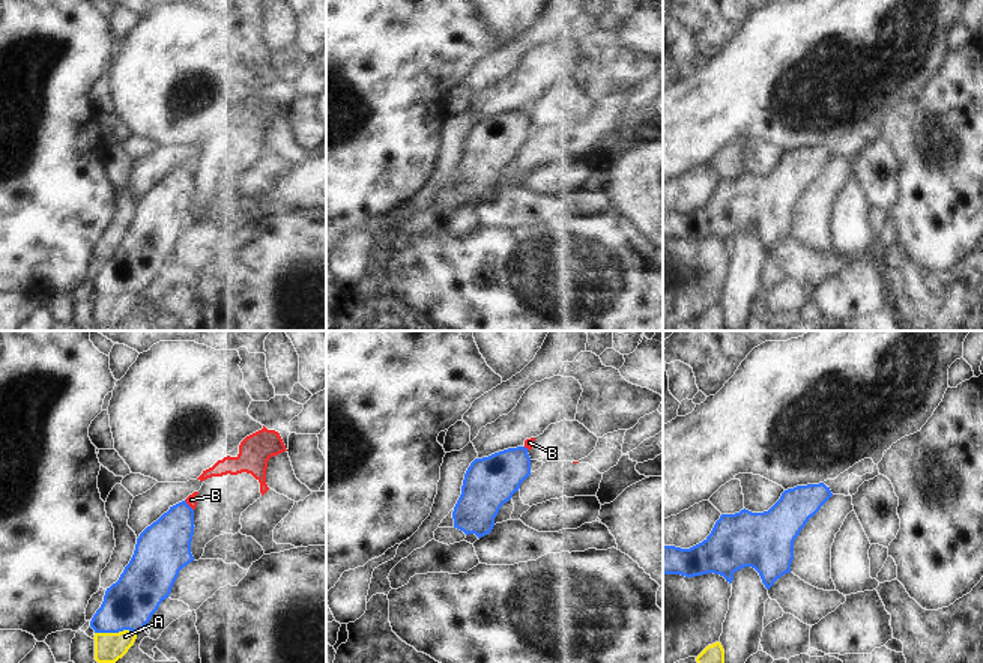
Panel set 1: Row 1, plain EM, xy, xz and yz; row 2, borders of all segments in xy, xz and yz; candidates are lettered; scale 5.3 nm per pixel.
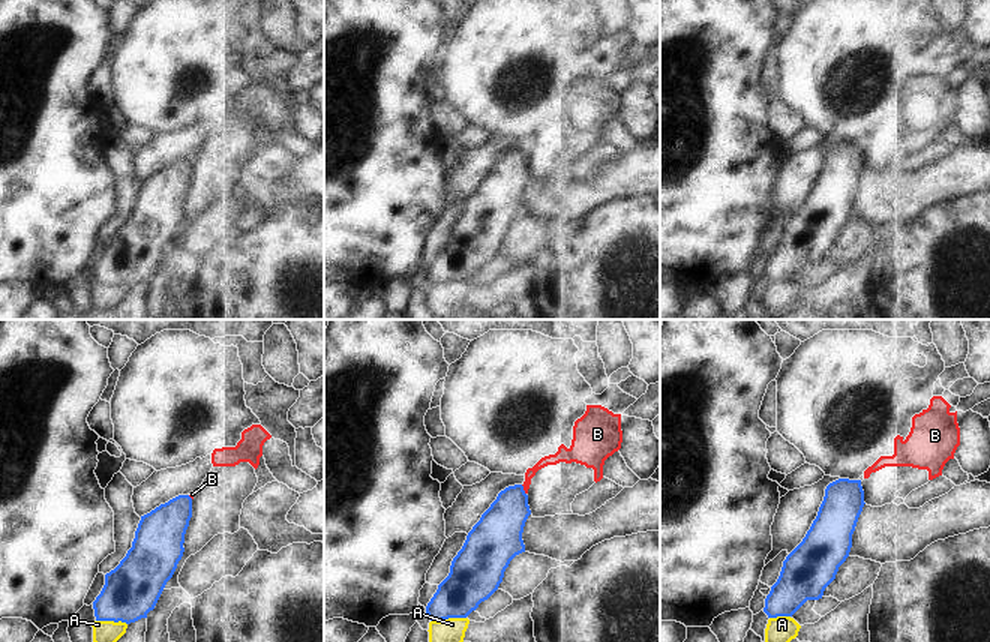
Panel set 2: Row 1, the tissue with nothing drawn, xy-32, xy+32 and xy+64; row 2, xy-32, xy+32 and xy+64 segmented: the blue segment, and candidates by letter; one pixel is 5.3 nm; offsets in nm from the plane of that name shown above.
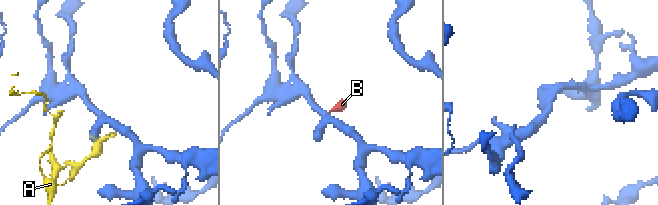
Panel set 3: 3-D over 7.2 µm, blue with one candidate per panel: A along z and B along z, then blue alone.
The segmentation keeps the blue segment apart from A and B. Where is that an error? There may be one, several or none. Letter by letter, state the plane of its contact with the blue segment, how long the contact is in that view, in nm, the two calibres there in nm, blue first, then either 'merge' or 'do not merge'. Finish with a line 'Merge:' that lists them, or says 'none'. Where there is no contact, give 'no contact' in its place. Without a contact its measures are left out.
A: contact in xy; length 240 nm; calibres 280 and 160 nm; do not merge
B: contact in xy; length 80 nm; calibres 280 and 60 nm; do not merge
Merge: none

